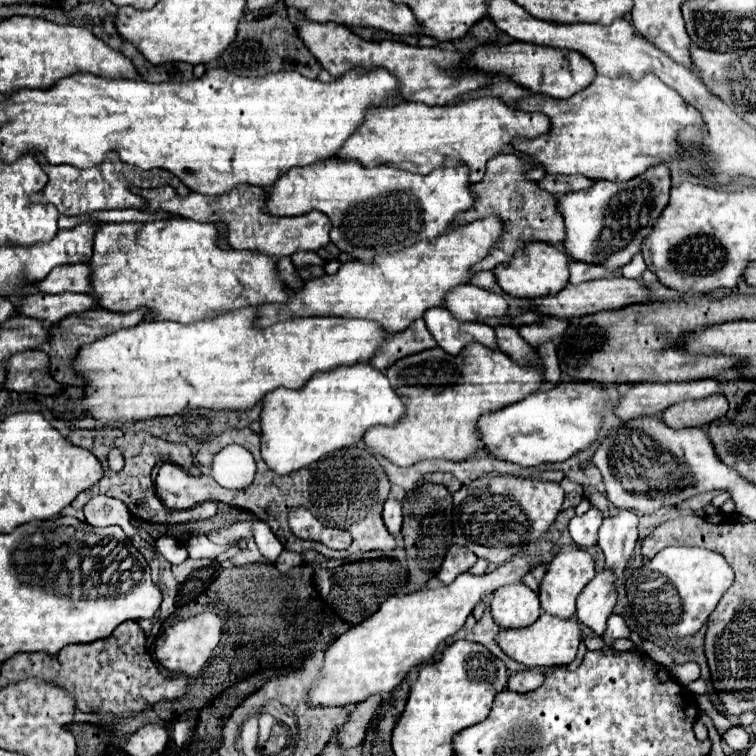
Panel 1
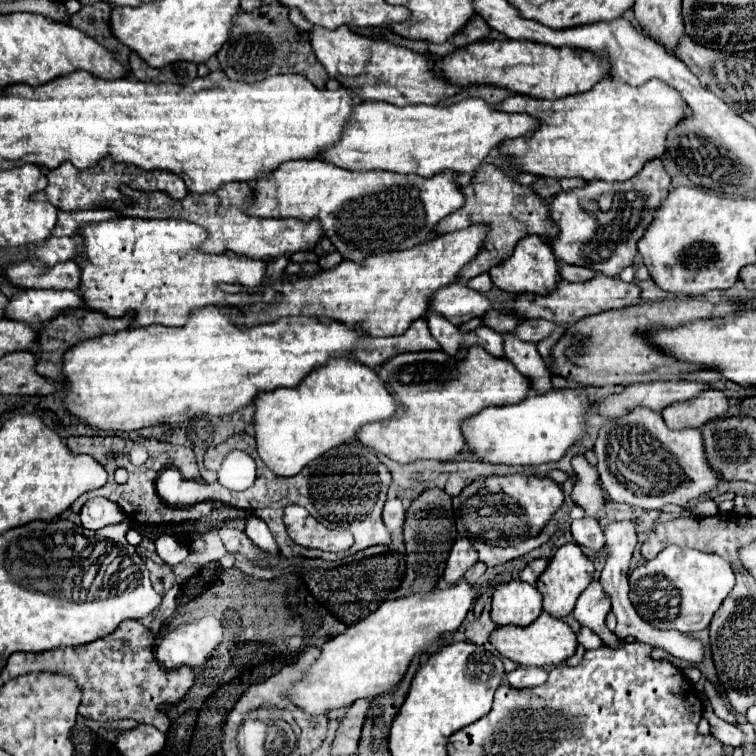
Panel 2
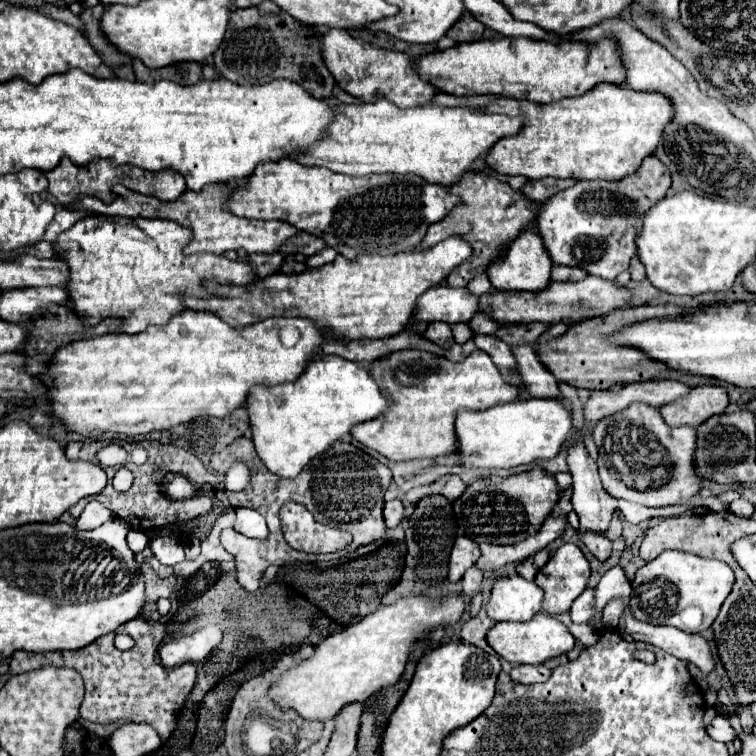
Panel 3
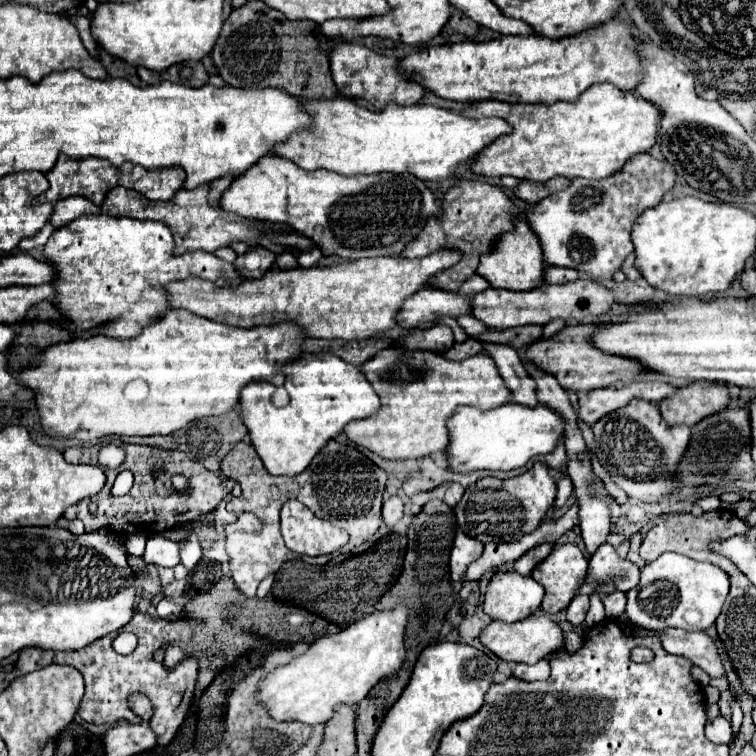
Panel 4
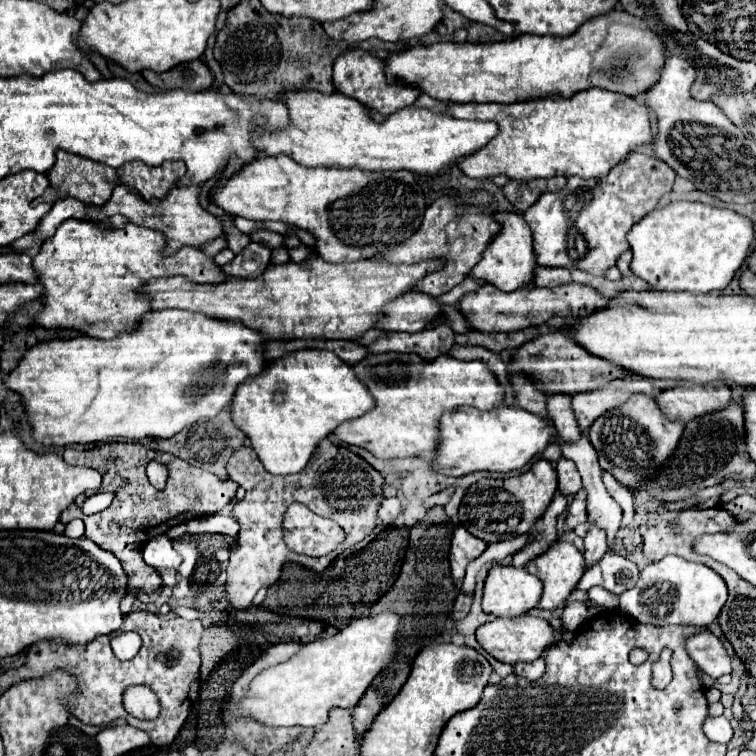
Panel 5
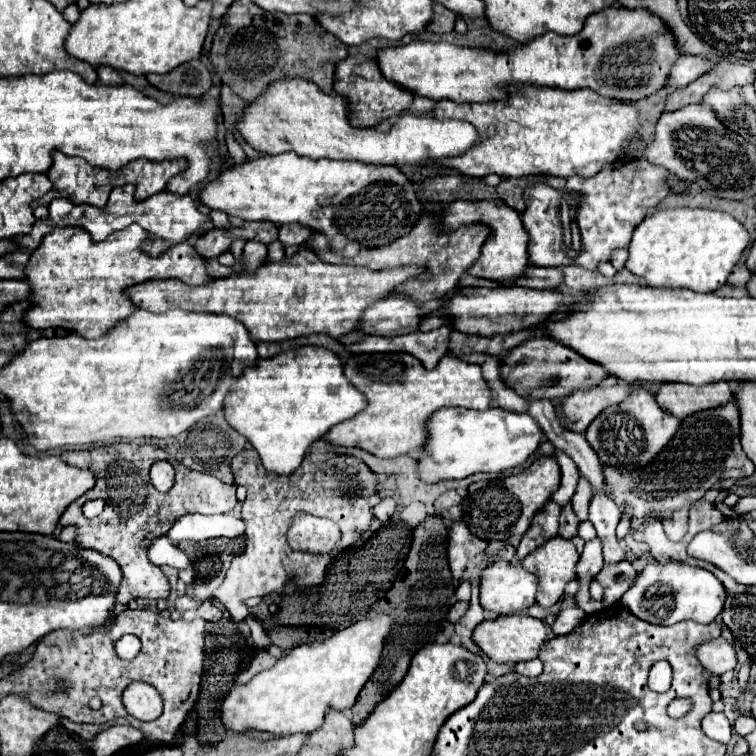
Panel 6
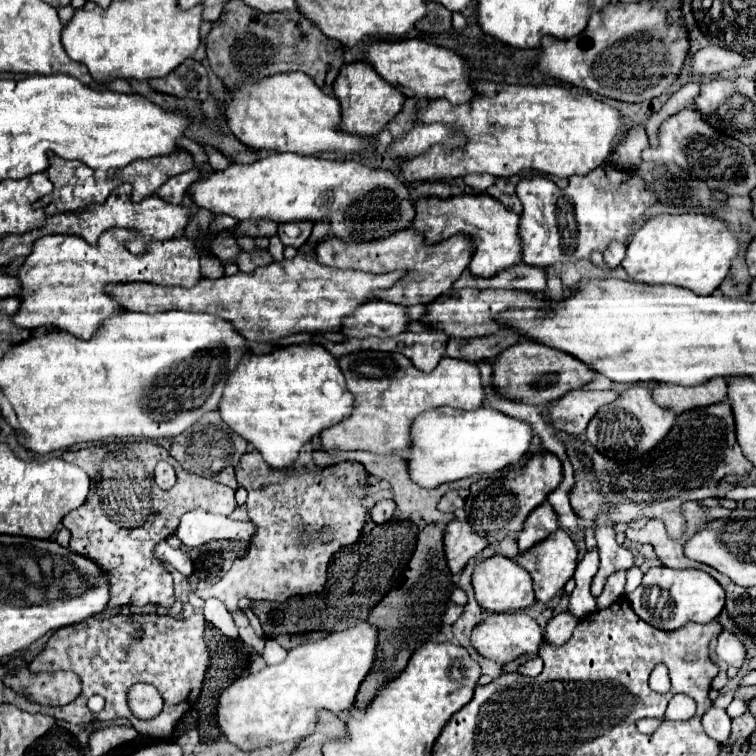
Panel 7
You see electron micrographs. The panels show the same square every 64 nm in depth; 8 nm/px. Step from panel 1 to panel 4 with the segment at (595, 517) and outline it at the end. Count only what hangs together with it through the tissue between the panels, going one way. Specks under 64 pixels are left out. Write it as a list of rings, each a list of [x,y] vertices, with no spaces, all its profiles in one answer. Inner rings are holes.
[[[604,544],[592,558],[586,574],[586,584],[612,582],[616,590],[628,592],[636,588],[640,580],[640,568],[628,560],[620,560],[610,544]]]

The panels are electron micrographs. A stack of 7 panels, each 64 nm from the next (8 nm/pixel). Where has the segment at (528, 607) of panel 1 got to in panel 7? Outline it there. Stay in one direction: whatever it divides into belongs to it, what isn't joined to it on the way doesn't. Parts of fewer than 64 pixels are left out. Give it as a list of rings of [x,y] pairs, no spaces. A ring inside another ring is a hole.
[[[490,556],[478,562],[472,572],[472,586],[474,586],[476,602],[488,612],[514,612],[532,606],[536,602],[530,574],[524,568],[520,568],[514,560],[504,556]]]

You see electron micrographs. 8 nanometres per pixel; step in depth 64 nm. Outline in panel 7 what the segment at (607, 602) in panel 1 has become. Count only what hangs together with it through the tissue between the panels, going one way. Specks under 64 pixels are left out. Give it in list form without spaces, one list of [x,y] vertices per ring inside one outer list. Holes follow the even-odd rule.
[[[560,612],[560,614],[556,614],[554,618],[550,618],[548,624],[546,624],[546,632],[544,632],[544,640],[542,640],[540,648],[546,646],[546,644],[562,646],[562,644],[572,636],[572,630],[574,630],[574,626],[576,626],[578,622],[580,622],[580,620],[576,620],[576,618],[574,618],[572,614],[568,614],[568,612]]]

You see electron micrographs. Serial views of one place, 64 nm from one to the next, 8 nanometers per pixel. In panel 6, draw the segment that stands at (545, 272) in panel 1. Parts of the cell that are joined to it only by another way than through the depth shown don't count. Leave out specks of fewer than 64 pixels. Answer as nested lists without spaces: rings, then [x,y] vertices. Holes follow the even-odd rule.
[[[456,200],[436,214],[440,216],[440,228],[438,228],[440,232],[450,232],[450,228],[468,224],[488,226],[490,234],[482,246],[480,258],[470,268],[472,276],[488,278],[488,280],[502,280],[502,284],[508,286],[512,284],[512,280],[516,280],[516,276],[520,276],[520,272],[524,272],[524,268],[528,268],[528,234],[522,226],[520,214],[508,208],[506,204],[496,204],[488,200],[482,200],[482,202]]]

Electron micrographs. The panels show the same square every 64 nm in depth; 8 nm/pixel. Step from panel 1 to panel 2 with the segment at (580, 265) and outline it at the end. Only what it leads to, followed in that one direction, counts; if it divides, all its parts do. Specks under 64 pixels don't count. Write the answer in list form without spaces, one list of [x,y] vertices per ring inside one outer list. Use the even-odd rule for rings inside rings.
[[[560,264],[560,276],[562,276],[562,280],[568,280],[568,282],[584,282],[584,280],[590,280],[592,276],[596,276],[596,272],[592,272],[588,268],[572,266],[572,264]]]

